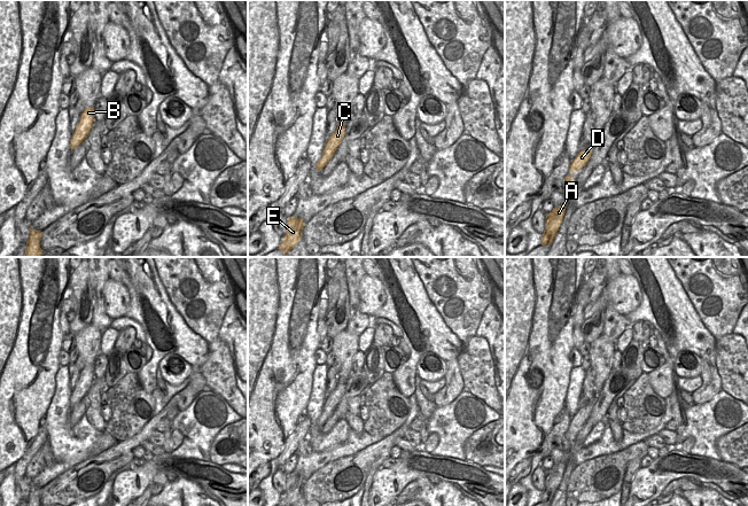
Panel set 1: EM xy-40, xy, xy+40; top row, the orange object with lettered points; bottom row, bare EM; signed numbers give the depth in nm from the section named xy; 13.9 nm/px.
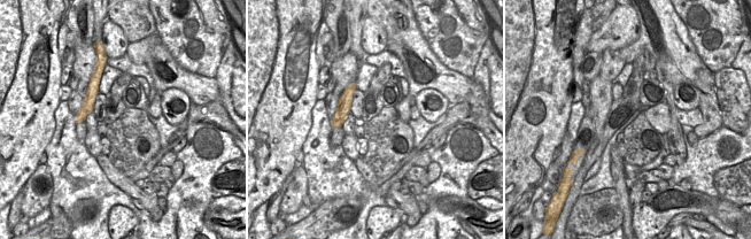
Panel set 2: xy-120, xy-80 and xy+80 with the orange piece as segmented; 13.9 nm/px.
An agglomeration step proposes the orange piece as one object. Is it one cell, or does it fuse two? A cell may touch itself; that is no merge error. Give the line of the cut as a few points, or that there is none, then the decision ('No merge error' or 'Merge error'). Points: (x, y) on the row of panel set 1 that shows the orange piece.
No split. No merge error

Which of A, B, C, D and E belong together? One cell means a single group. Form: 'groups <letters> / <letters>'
groups A B C D E

